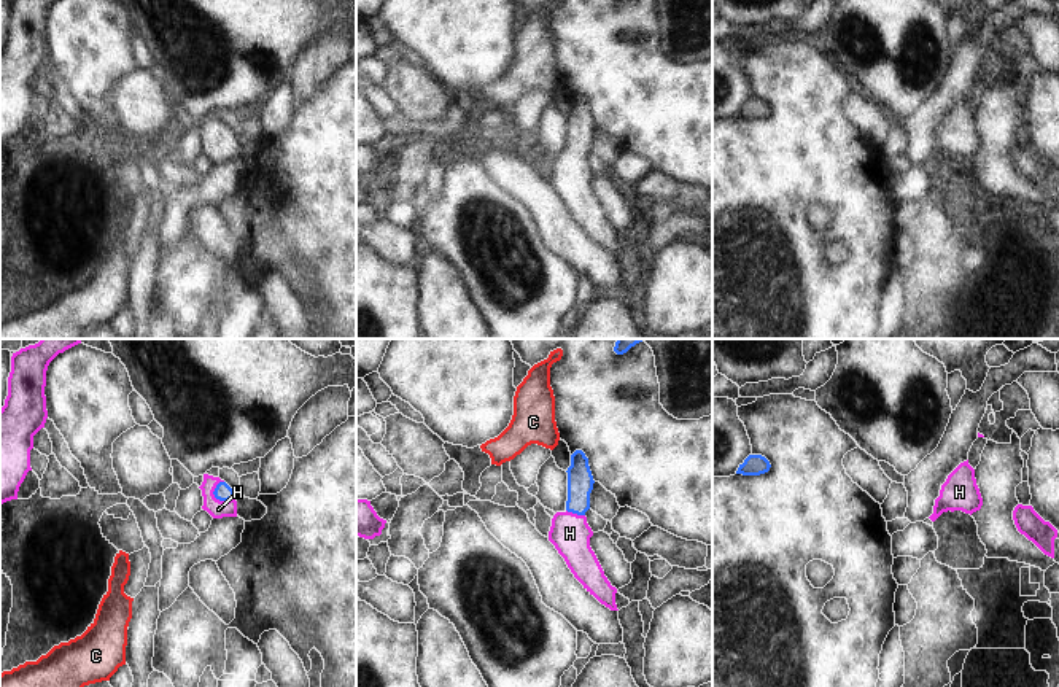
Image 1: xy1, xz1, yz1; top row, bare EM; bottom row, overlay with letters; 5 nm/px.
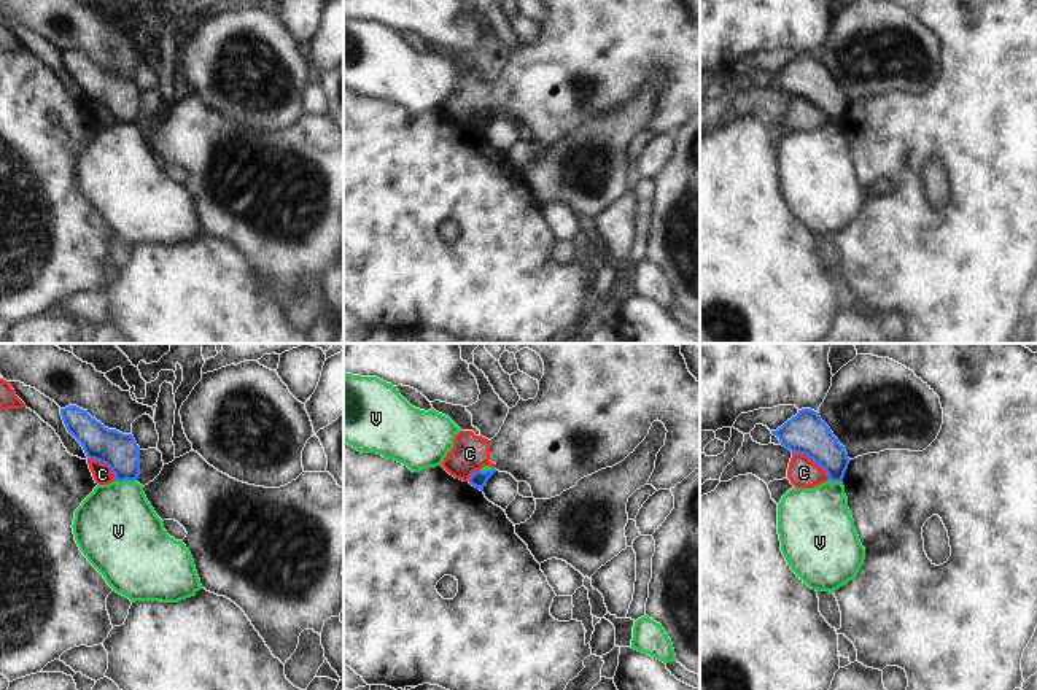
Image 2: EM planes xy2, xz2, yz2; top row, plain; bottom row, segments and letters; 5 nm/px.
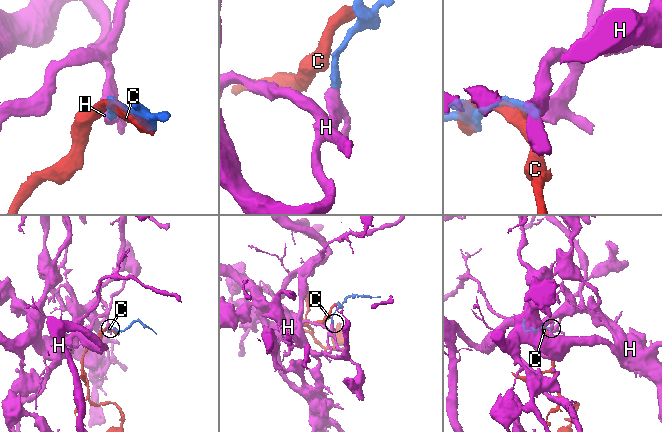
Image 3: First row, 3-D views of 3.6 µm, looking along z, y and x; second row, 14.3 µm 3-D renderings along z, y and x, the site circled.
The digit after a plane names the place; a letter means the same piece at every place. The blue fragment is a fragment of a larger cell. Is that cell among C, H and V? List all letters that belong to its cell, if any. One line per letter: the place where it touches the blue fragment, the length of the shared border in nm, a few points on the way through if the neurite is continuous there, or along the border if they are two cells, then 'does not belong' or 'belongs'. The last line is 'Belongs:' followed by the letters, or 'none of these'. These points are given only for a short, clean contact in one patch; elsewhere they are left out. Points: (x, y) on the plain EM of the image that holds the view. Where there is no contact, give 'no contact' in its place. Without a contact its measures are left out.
C: yz2 (813, 104) | 240 nm | does not belong
H: xy1 (217, 142) | 130 nm | across xy1 (223, 135), (217, 142), (218, 153) | belongs
V: xy2 (126, 123) | 100 nm | along xy2 (116, 123), (135, 124) | does not belong
Belongs: H

